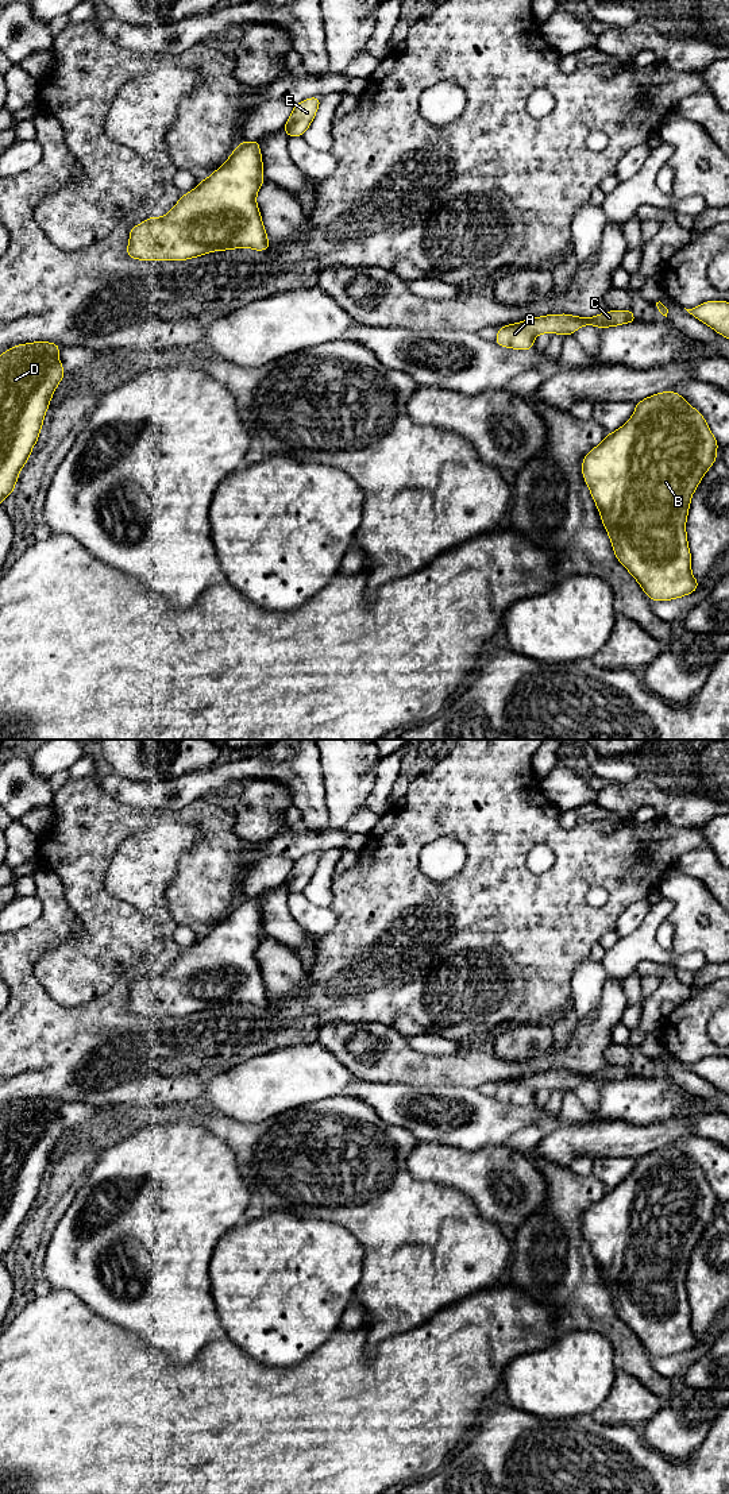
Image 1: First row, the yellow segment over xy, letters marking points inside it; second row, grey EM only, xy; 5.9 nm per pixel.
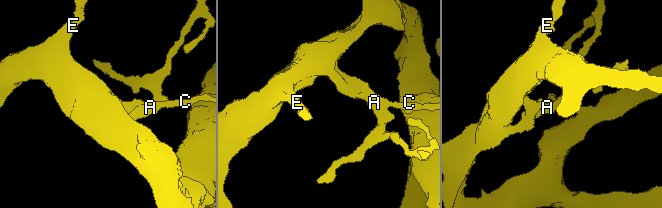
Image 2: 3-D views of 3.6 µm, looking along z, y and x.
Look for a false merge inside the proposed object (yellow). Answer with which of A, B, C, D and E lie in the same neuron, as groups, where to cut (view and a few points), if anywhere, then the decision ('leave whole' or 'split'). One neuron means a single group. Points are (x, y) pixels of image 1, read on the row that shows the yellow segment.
groups A B C D E; cut none; leave whole

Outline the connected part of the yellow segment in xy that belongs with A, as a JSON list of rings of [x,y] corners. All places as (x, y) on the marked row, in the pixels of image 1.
[[[610,310],[594,317],[572,314],[547,314],[498,328],[495,343],[505,348],[533,350],[535,337],[540,333],[572,335],[583,325],[595,325],[599,329],[634,323],[632,310]]]

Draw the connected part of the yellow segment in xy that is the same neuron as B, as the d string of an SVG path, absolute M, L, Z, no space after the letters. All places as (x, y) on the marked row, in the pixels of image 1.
M663 391L636 404L633 416L593 448L582 462L582 474L599 510L617 560L652 601L670 601L694 592L699 582L691 572L686 520L693 493L717 460L718 443L702 413L680 394Z

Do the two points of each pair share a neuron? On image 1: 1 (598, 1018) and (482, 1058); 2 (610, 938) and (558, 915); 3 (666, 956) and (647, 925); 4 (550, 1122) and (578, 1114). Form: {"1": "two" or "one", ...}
{"1": "one", "2": "two", "3": "one", "4": "one"}

